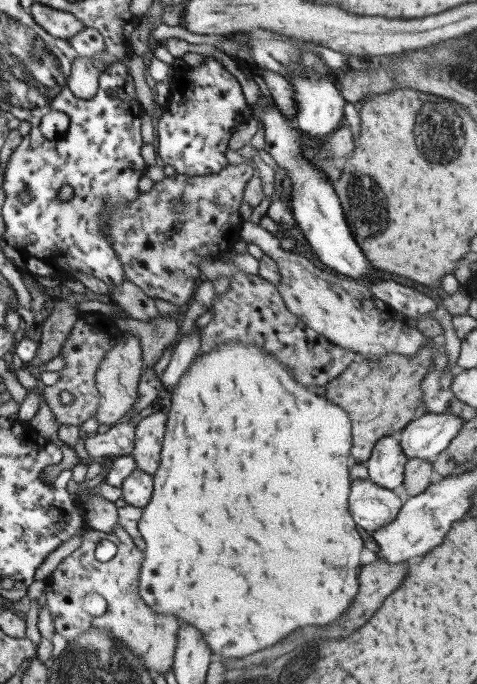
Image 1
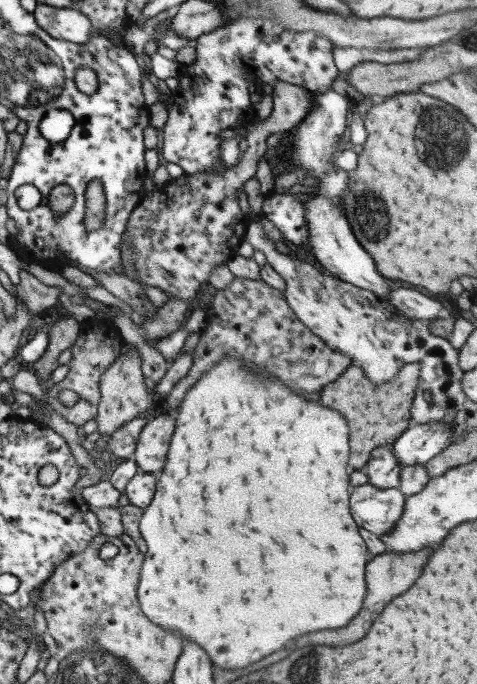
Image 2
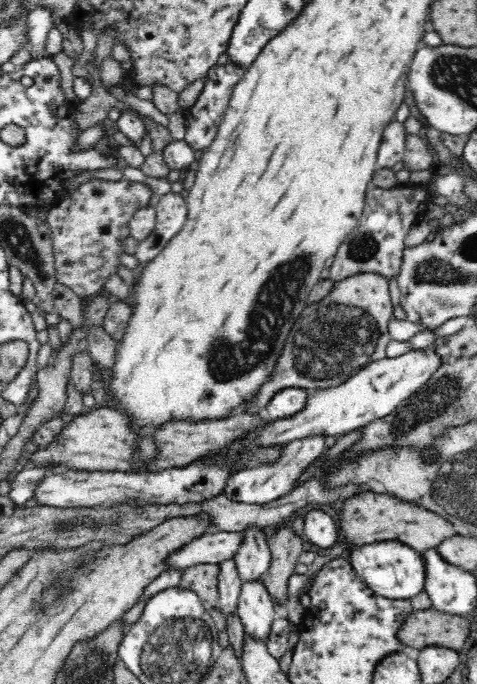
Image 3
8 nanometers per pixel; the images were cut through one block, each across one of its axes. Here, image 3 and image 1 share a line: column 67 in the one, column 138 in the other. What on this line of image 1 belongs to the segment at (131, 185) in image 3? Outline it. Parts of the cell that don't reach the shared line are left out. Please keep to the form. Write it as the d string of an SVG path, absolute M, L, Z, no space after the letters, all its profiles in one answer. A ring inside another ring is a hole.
M249 159L211 175L191 177L176 172L155 182L149 192L138 194L138 198L132 200L126 208L112 208L106 204L102 212L106 217L104 235L112 241L112 247L121 260L124 278L138 285L149 297L160 297L178 306L188 304L196 290L195 280L201 274L201 262L218 259L234 246L241 247L240 229L244 221L238 210L243 202L246 185L255 174L256 164ZM180 200L182 211L172 211L172 204Z

